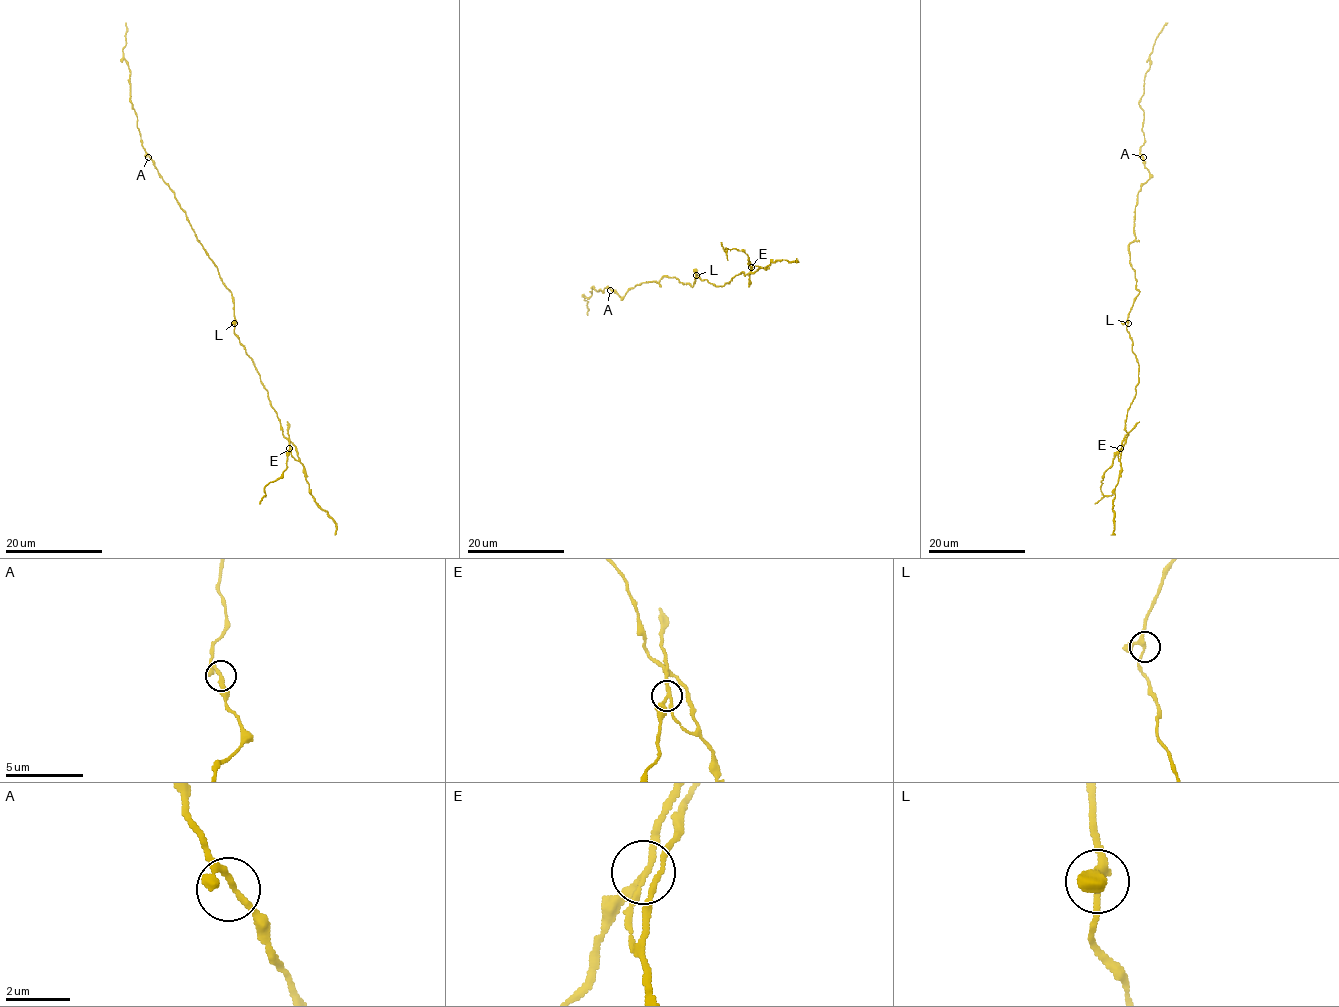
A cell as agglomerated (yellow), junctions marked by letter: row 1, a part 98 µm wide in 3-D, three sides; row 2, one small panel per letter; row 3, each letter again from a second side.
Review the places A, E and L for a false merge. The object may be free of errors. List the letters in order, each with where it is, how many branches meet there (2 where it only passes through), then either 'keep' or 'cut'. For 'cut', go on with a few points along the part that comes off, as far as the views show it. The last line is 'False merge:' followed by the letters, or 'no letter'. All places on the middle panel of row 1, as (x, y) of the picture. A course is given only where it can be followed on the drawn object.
A: at (610, 290); 3 branches meet; keep
E: at (751, 267); 3 branches meet; cut; foreign part runs (750, 267), (748, 256), (742, 250), (725, 250), (720, 242)
L: at (696, 275); 3 branches meet; keep
False merge: E

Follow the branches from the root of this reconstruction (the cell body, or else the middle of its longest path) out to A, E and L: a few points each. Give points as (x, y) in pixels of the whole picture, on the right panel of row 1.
A: (1135, 279), (1129, 261), (1129, 244), (1135, 238), (1134, 209), (1138, 192), (1149, 179), (1143, 157)
E: (1135, 279), (1139, 294), (1128, 315), (1127, 330), (1139, 372), (1135, 397), (1126, 417), (1127, 438), (1119, 449)
L: (1135, 279), (1139, 294), (1128, 315), (1128, 323)

